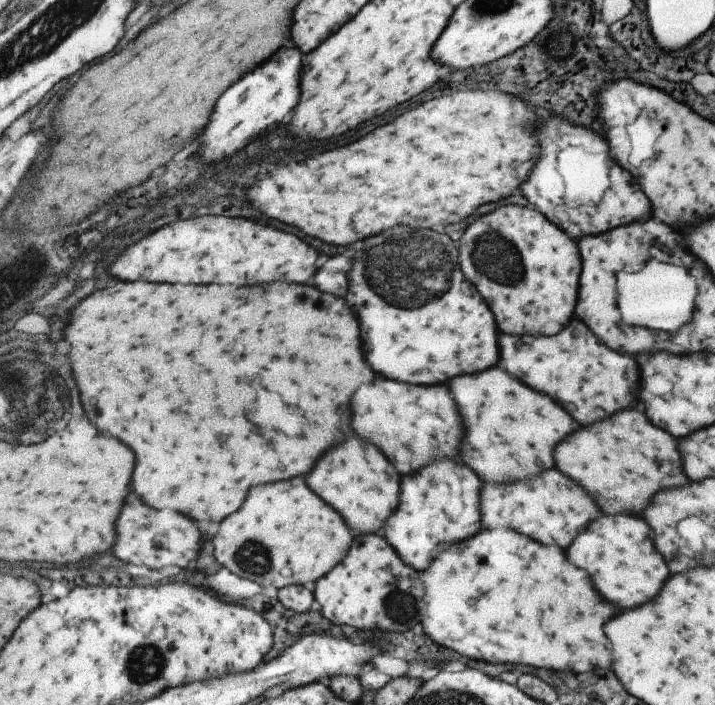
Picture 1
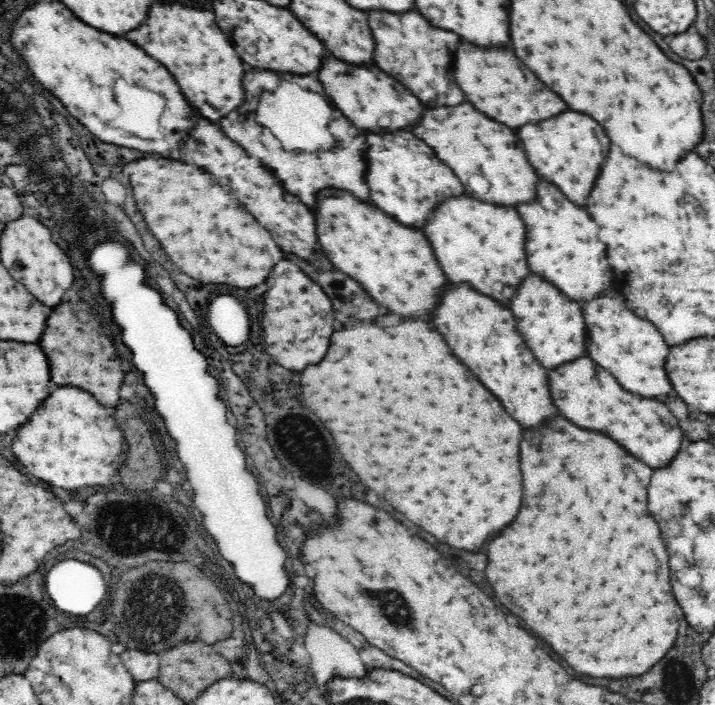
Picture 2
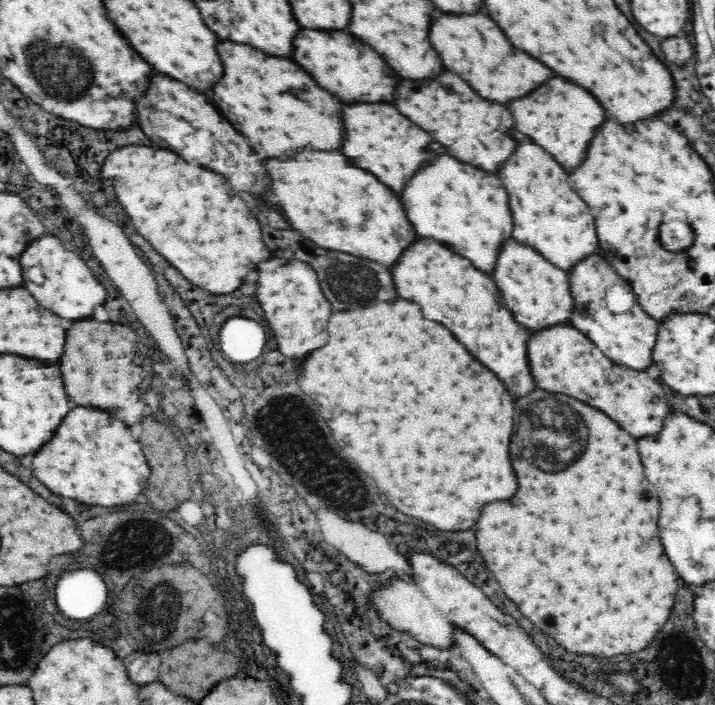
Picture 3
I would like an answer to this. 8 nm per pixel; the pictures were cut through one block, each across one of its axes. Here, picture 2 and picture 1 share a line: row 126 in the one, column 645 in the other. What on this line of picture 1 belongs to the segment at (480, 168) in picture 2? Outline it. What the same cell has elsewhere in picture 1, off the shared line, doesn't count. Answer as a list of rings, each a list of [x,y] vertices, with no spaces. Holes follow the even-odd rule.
[[[625,410],[625,414],[621,412],[601,424],[587,426],[581,432],[573,434],[569,440],[565,440],[565,444],[561,444],[561,448],[557,448],[557,460],[561,460],[561,464],[557,464],[561,472],[573,476],[573,480],[577,480],[579,484],[585,484],[585,488],[589,488],[589,492],[593,492],[593,496],[601,500],[601,508],[605,508],[605,514],[625,512],[637,516],[653,502],[653,498],[661,490],[689,484],[689,478],[685,474],[685,460],[677,440],[671,438],[667,430],[655,428],[655,424],[649,422],[649,416],[639,410]]]

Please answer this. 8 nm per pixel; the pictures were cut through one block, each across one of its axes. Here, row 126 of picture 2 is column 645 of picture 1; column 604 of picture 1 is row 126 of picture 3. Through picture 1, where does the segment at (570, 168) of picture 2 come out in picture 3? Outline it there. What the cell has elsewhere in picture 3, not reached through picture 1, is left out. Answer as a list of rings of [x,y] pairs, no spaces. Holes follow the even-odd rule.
[[[562,76],[548,78],[536,90],[508,102],[506,106],[516,120],[516,128],[522,134],[528,134],[536,144],[544,146],[544,150],[550,154],[556,154],[556,158],[560,158],[568,170],[580,164],[580,158],[584,158],[584,146],[588,146],[588,138],[592,138],[594,128],[604,122],[604,108],[600,102],[584,86]]]

